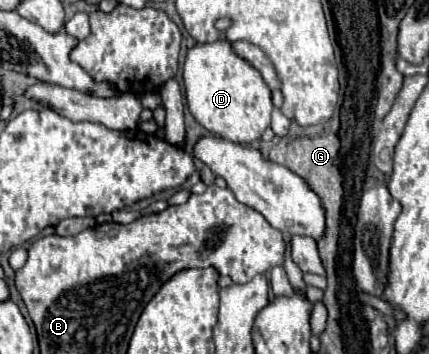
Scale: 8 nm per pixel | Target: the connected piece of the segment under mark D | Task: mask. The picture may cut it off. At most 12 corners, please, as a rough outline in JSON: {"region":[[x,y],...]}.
{"region":[[226,38],[184,64],[192,116],[224,140],[270,126],[270,88]]}

